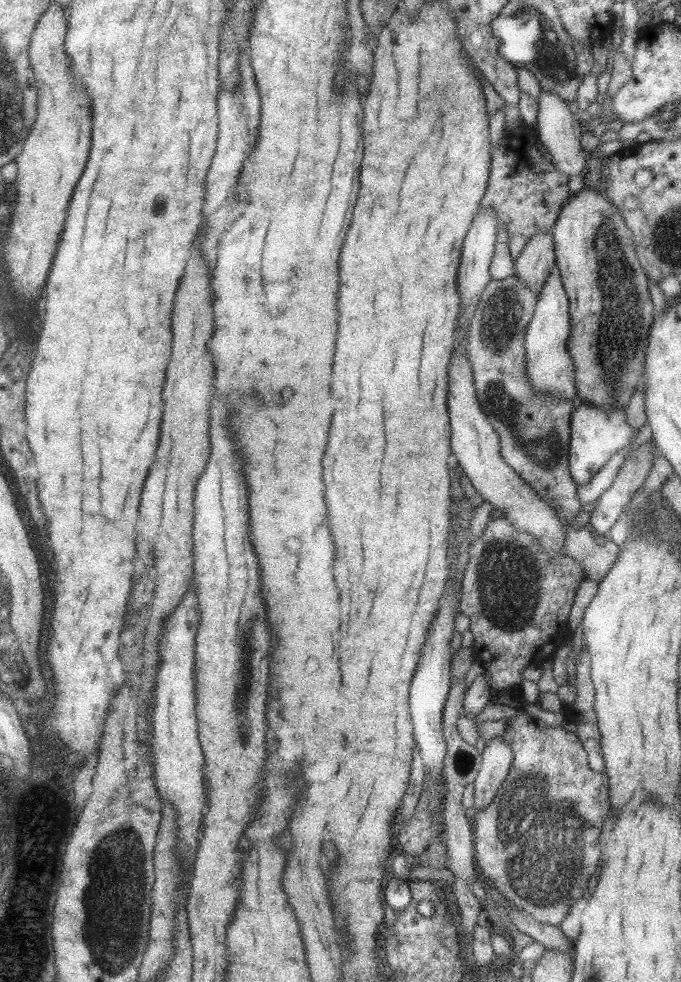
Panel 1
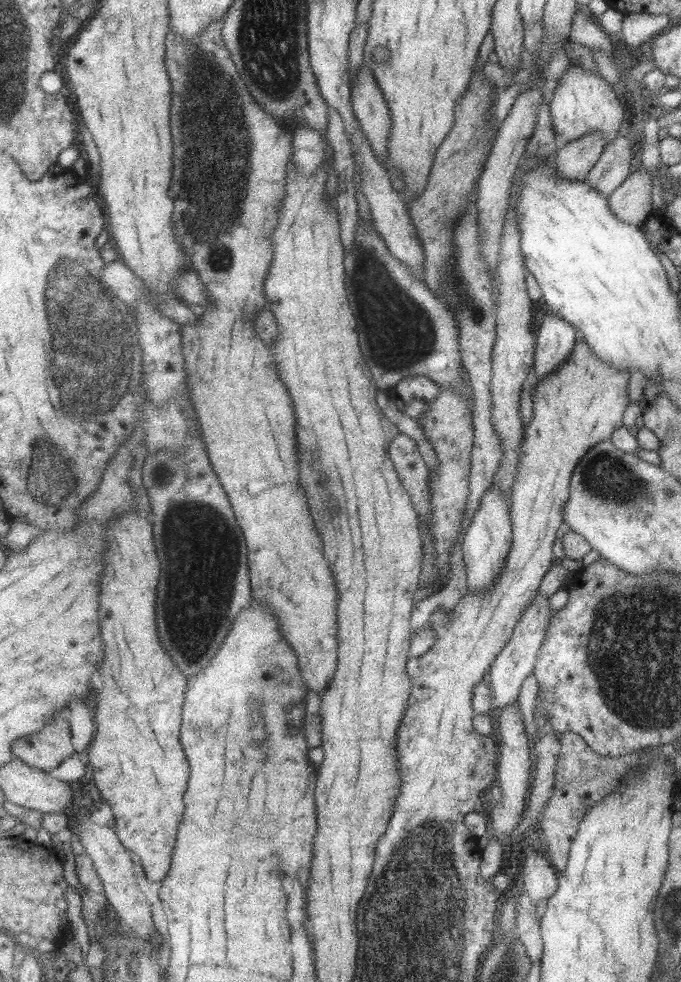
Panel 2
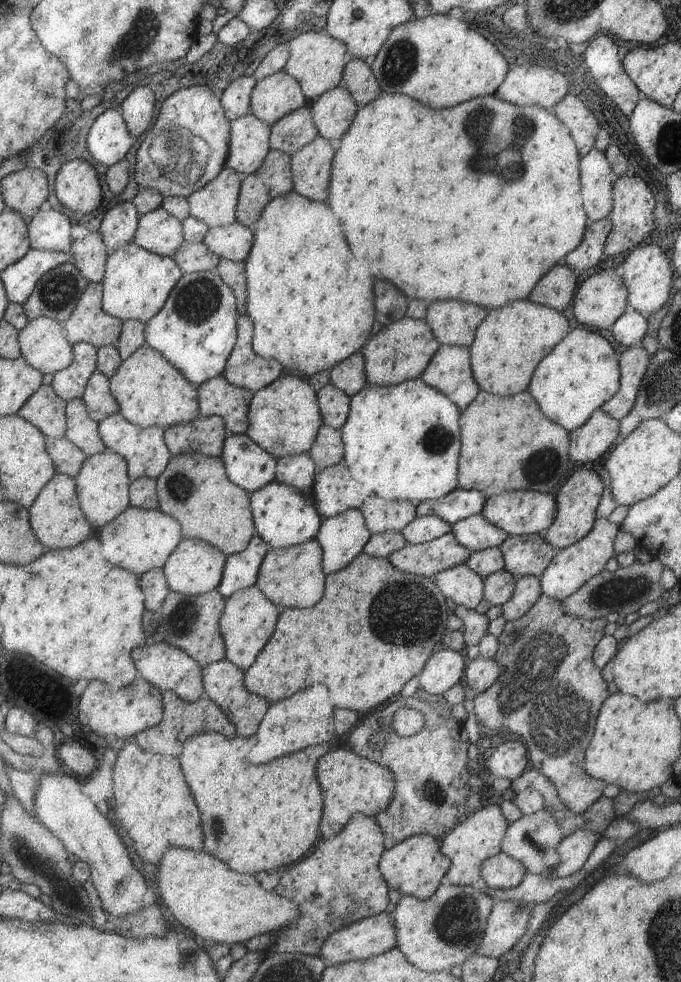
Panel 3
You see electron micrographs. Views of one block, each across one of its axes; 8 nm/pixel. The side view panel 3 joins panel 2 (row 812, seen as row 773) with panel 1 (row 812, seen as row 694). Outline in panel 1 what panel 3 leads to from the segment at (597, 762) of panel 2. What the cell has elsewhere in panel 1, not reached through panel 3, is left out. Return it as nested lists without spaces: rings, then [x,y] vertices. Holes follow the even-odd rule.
[[[522,709],[517,711],[518,713],[515,717],[507,719],[507,727],[502,734],[502,737],[510,744],[514,754],[511,768],[509,768],[509,772],[506,774],[503,782],[492,796],[492,801],[487,806],[474,812],[472,820],[472,824],[474,824],[472,834],[475,837],[474,862],[479,874],[493,888],[496,888],[496,891],[500,892],[499,896],[502,896],[509,906],[515,906],[519,912],[524,912],[527,916],[531,916],[536,922],[559,927],[573,902],[579,900],[579,898],[582,898],[587,893],[586,888],[587,884],[589,884],[589,878],[595,872],[595,866],[597,866],[597,860],[599,860],[597,838],[599,838],[599,832],[601,832],[601,826],[603,826],[603,819],[609,812],[608,788],[606,785],[607,775],[599,774],[588,767],[587,753],[581,746],[575,733],[569,732],[561,726],[555,728],[547,726],[545,723],[522,711]]]

